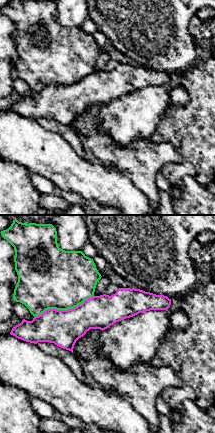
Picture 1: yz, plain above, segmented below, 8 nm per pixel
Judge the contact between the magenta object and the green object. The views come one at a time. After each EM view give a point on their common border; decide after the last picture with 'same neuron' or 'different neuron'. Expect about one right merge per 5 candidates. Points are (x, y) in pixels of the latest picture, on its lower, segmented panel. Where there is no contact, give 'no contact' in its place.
meets magenta at (63, 310)

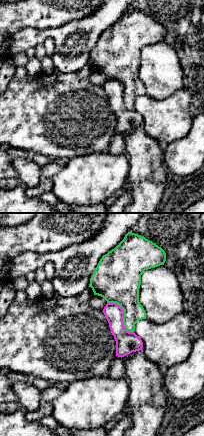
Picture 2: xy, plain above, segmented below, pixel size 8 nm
meets magenta at (123, 315)

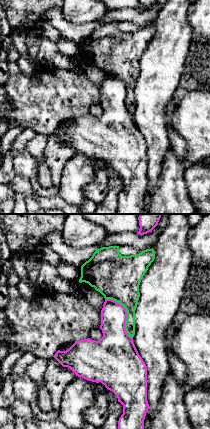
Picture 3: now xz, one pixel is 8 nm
meets magenta at (126, 313)

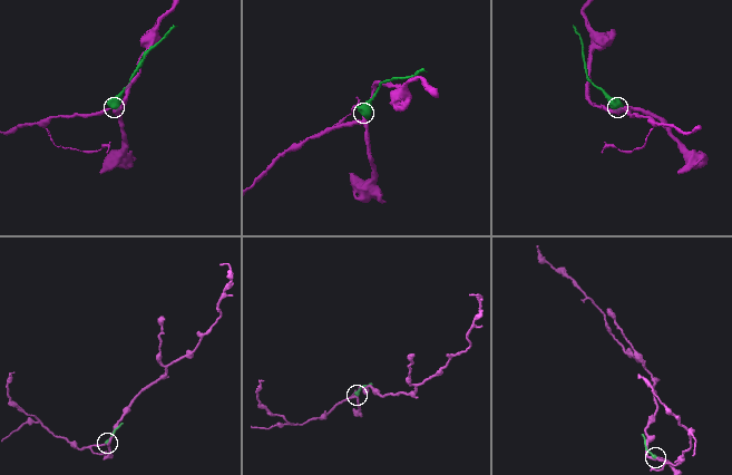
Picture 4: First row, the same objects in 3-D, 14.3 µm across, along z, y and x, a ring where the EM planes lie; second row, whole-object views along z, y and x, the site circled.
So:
different neuron

